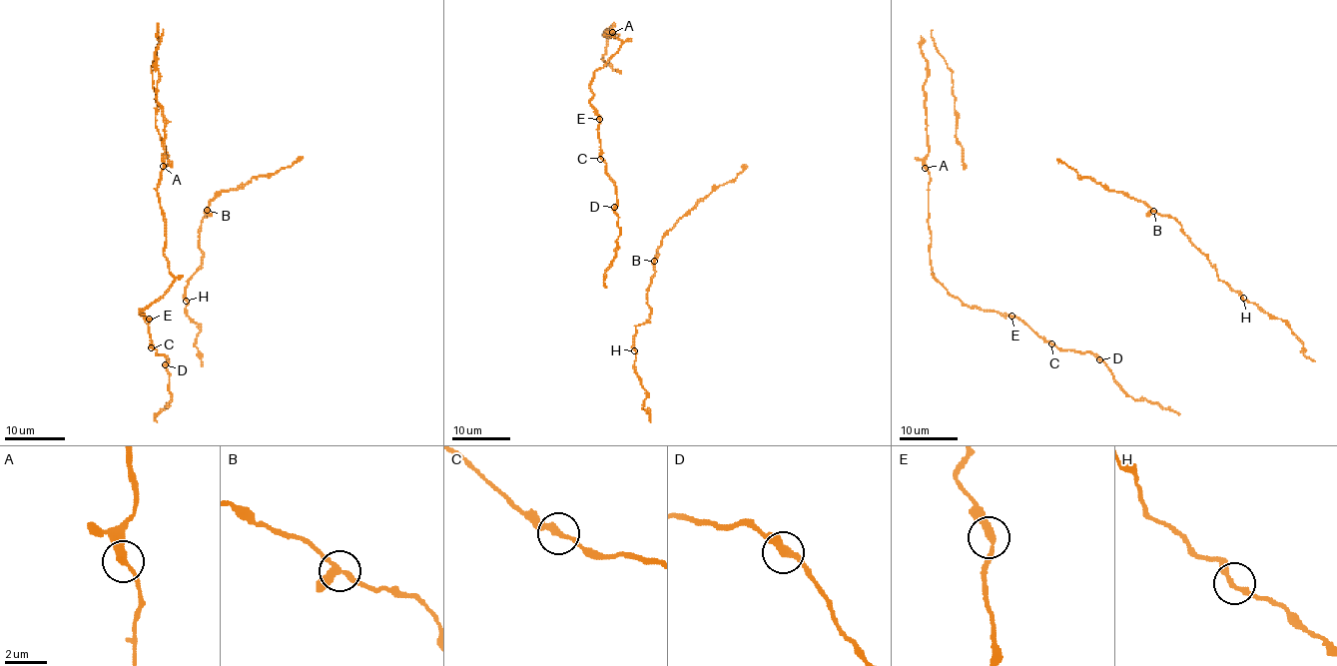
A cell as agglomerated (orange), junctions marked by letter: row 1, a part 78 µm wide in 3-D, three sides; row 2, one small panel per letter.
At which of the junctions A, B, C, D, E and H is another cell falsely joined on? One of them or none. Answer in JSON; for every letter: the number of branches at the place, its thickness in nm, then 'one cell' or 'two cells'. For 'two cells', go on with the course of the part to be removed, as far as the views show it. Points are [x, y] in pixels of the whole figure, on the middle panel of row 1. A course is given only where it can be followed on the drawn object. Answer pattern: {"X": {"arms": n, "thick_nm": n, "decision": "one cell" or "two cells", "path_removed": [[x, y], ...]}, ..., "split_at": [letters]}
{"A": {"arms": 2, "thick_nm": 360, "decision": "one cell"}, "B": {"arms": 3, "thick_nm": 320, "decision": "one cell"}, "C": {"arms": 2, "thick_nm": 280, "decision": "one cell"}, "D": {"arms": 2, "thick_nm": 380, "decision": "one cell"}, "E": {"arms": 2, "thick_nm": 320, "decision": "one cell"}, "H": {"arms": 2, "thick_nm": 260, "decision": "one cell"}, "split_at": []}

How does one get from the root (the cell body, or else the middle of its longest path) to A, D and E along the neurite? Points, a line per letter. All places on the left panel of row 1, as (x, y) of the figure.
A: (152, 346), (149, 321), (140, 312), (157, 301), (174, 280), (163, 253), (166, 227), (157, 192), (163, 166)
D: (152, 346), (157, 353), (168, 356), (165, 364)
E: (152, 346), (149, 319)

